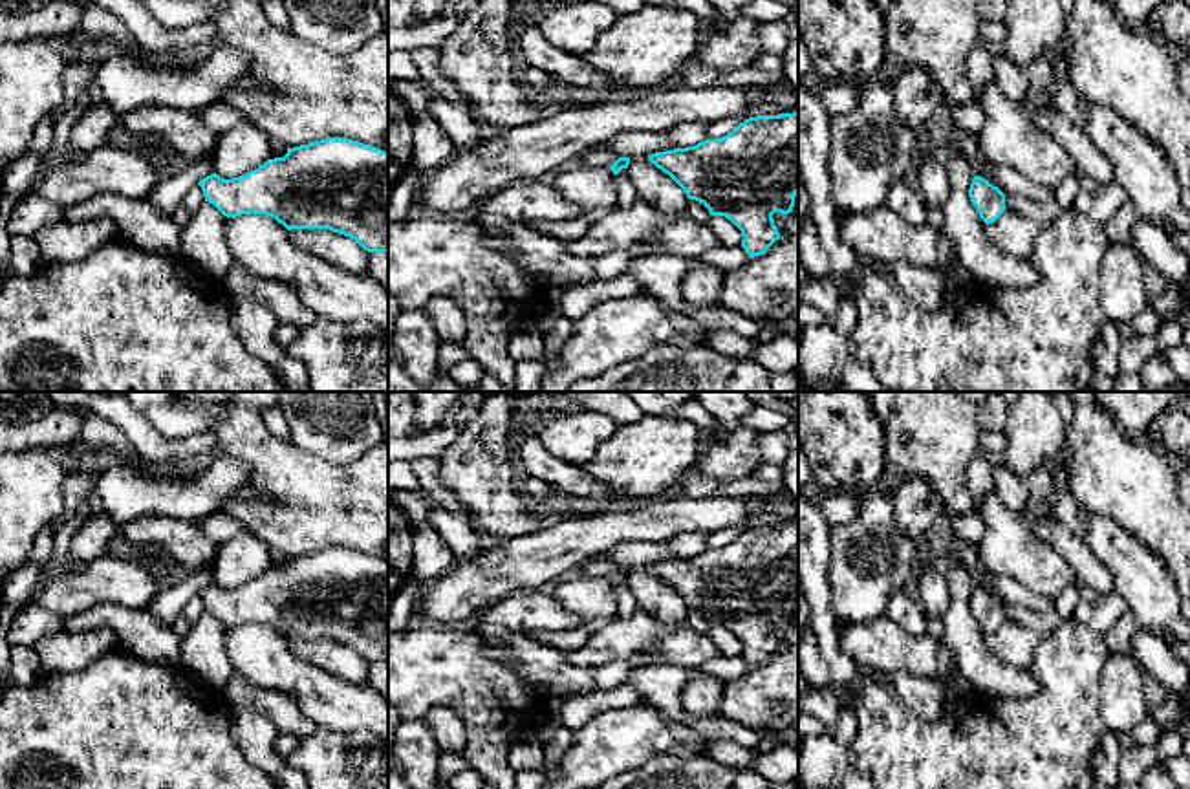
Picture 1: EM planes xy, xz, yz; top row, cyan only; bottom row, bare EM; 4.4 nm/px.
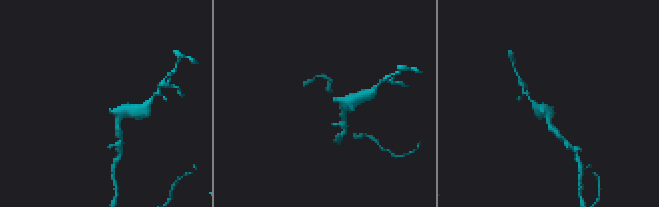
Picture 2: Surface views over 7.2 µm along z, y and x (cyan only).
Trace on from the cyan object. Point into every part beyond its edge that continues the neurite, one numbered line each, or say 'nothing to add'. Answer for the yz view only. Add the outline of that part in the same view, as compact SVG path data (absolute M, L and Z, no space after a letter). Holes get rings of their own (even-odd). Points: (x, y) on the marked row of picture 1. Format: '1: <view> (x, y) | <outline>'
nothing to add

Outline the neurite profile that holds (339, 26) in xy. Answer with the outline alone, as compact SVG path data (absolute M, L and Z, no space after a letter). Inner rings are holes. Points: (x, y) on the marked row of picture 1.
M282 0L291 33L330 53L350 53L388 27L375 0Z

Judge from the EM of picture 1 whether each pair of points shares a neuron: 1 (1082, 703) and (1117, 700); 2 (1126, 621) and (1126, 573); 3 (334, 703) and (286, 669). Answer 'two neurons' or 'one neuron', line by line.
1: two neurons
2: two neurons
3: one neuron

